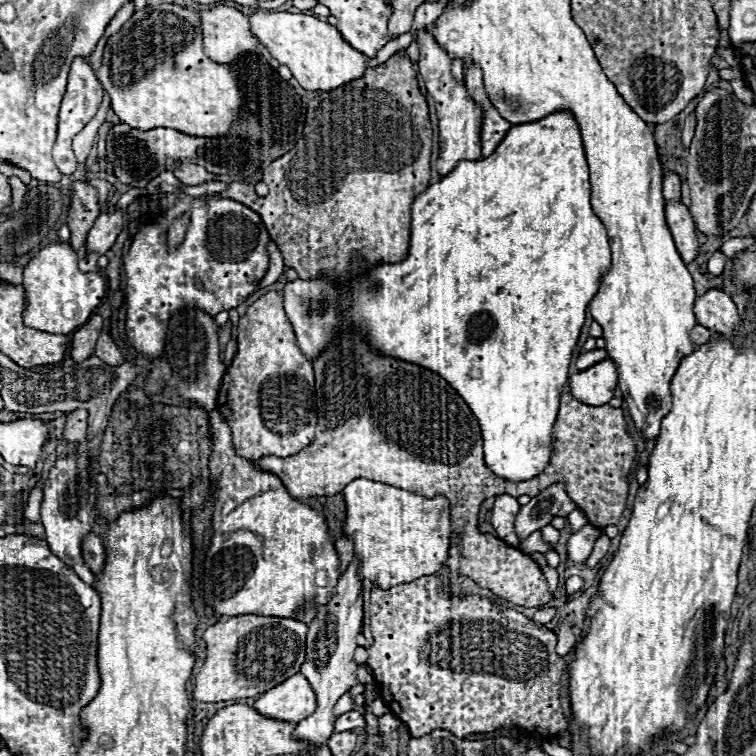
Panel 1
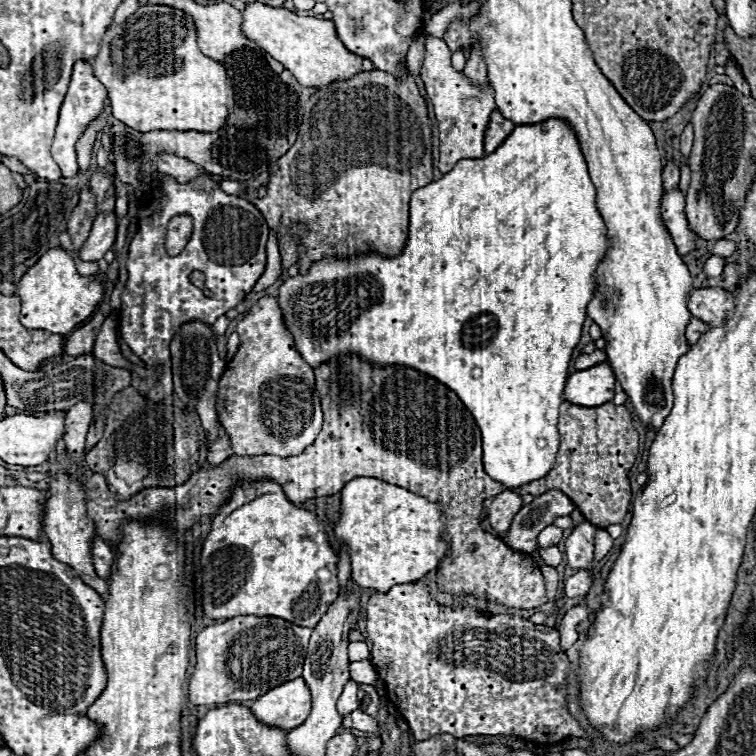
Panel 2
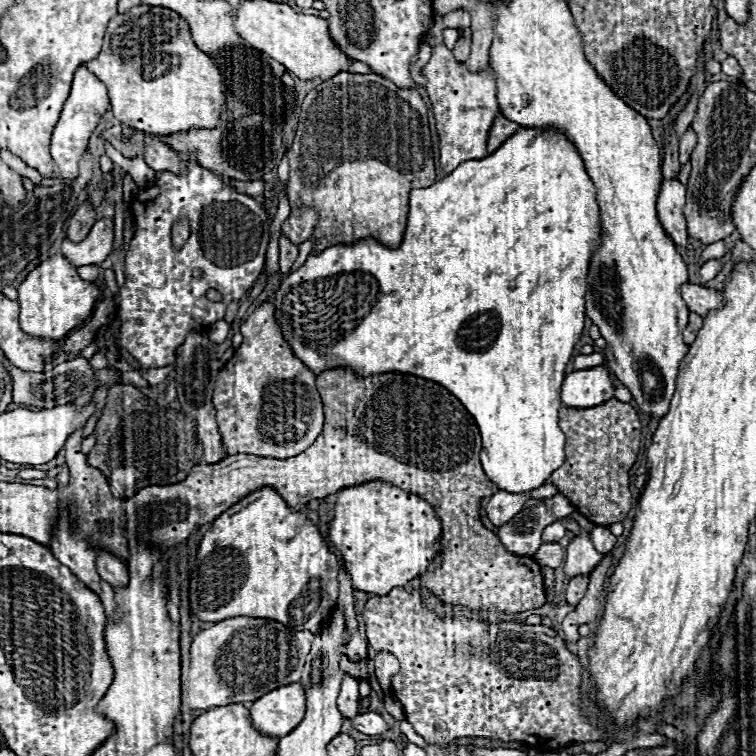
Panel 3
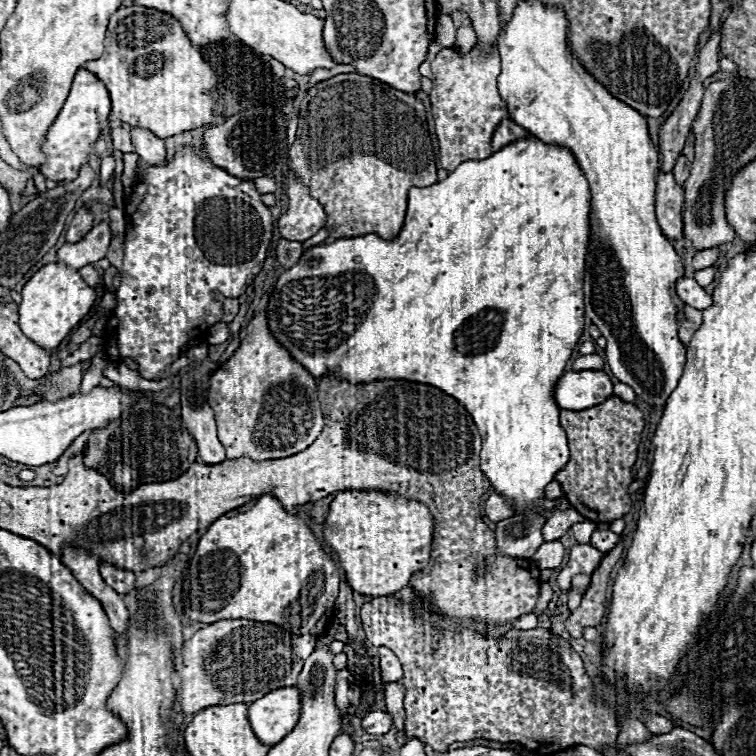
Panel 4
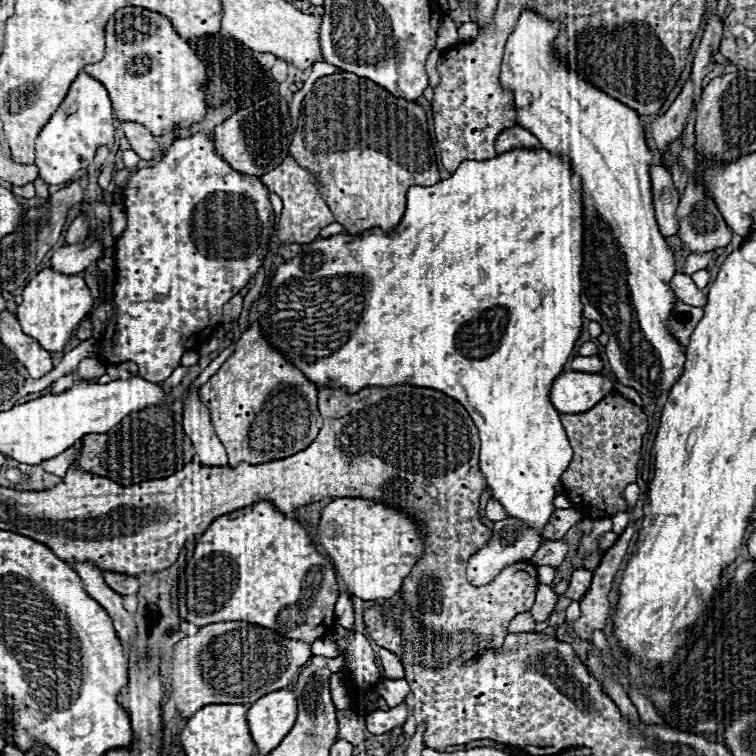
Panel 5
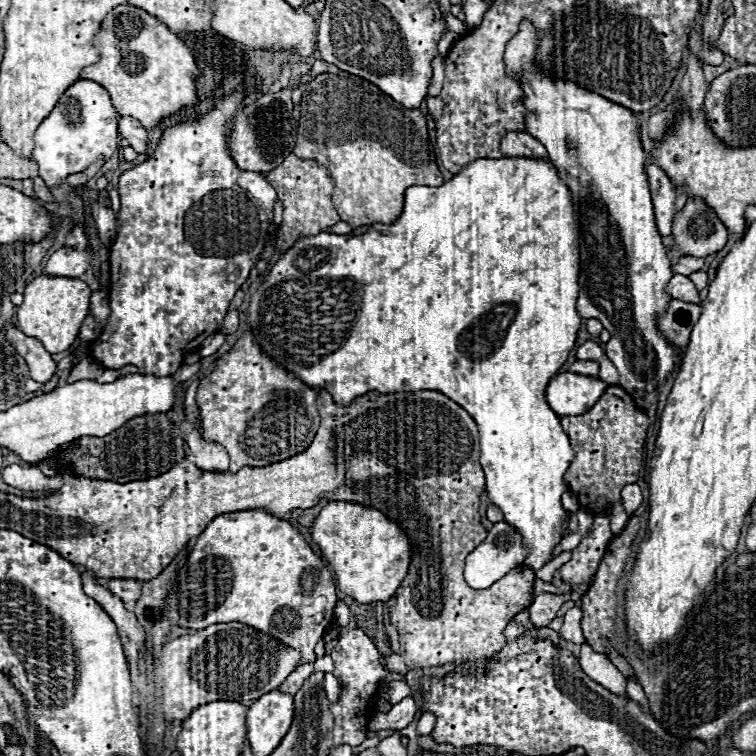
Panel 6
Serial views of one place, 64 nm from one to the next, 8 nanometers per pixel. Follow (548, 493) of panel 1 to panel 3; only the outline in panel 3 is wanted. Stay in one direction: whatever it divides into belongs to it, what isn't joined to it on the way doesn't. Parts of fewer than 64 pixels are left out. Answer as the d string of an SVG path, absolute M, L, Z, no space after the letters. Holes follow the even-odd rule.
M556 494L538 506L530 506L518 512L508 524L498 528L502 546L516 556L532 556L542 544L542 530L556 518L564 518L574 512L574 506L566 496Z

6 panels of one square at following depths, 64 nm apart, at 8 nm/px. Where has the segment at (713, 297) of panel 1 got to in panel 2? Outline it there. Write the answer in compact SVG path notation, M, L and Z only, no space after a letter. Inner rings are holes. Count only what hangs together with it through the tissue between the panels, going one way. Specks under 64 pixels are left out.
M694 288L688 294L688 308L702 322L720 324L734 312L734 302L722 288Z

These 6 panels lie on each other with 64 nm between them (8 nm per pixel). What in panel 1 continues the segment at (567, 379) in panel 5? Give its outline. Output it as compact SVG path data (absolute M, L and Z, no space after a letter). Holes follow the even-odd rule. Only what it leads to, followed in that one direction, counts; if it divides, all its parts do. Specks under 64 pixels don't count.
M606 358L594 364L592 368L570 376L568 386L570 394L582 404L588 406L608 404L614 398L614 390L618 386L616 364L610 358Z

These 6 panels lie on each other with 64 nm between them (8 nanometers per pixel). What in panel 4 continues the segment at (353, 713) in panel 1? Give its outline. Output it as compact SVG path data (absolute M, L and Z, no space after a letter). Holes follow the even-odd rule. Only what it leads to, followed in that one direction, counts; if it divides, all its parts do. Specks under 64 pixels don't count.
M376 710L376 712L368 712L364 718L362 718L362 728L368 732L368 734L376 734L376 736L382 736L390 730L392 726L392 714L388 712L382 712L382 710Z

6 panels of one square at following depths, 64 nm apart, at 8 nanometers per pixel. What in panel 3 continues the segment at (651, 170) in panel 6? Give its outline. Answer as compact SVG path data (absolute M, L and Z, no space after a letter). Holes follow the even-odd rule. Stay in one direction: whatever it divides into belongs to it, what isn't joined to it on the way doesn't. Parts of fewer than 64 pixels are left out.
M662 180L660 194L658 194L658 220L666 234L680 246L686 246L688 232L686 220L682 214L686 202L686 188L678 180Z

